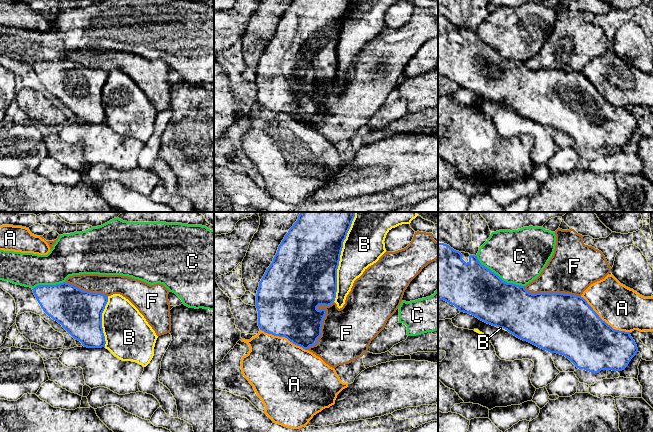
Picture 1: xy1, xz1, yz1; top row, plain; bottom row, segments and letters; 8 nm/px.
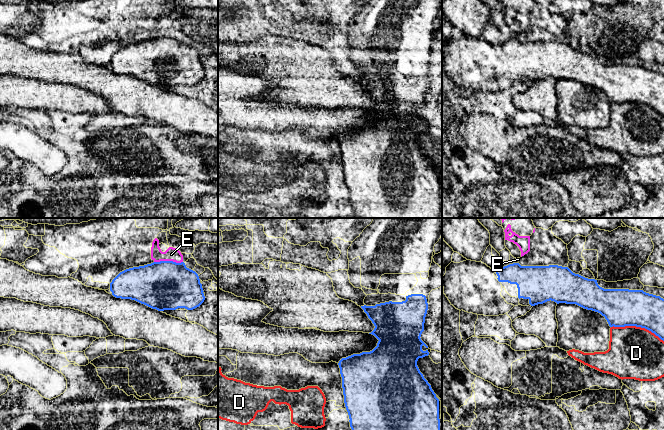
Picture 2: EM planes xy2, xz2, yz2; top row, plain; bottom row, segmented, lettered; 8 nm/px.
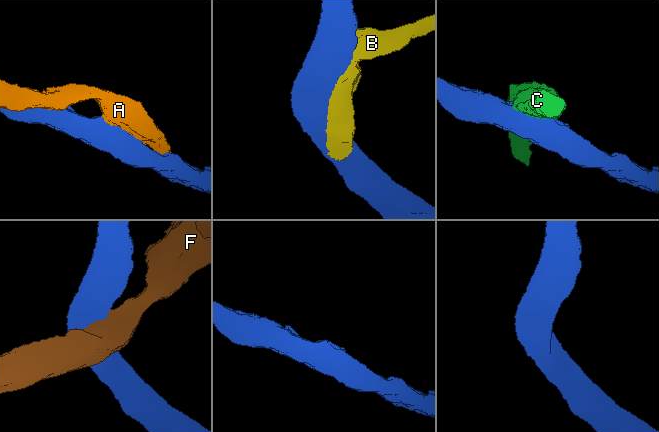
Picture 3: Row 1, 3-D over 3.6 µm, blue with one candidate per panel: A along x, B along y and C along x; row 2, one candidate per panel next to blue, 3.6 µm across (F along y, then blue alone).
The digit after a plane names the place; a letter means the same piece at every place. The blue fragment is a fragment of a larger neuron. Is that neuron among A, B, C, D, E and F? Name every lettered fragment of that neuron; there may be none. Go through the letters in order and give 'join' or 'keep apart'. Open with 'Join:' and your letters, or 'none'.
Join: none
A: keep apart
B: keep apart
C: keep apart
D: keep apart
E: keep apart
F: keep apart

